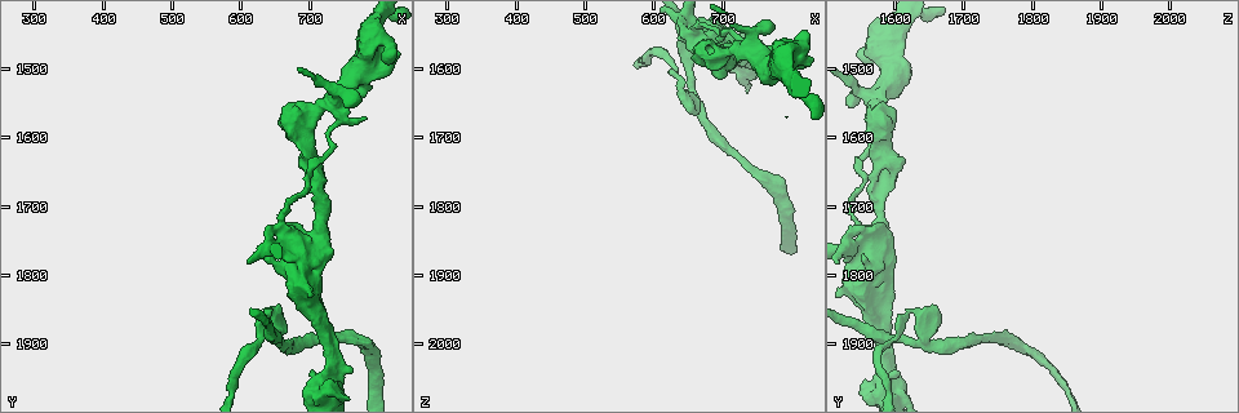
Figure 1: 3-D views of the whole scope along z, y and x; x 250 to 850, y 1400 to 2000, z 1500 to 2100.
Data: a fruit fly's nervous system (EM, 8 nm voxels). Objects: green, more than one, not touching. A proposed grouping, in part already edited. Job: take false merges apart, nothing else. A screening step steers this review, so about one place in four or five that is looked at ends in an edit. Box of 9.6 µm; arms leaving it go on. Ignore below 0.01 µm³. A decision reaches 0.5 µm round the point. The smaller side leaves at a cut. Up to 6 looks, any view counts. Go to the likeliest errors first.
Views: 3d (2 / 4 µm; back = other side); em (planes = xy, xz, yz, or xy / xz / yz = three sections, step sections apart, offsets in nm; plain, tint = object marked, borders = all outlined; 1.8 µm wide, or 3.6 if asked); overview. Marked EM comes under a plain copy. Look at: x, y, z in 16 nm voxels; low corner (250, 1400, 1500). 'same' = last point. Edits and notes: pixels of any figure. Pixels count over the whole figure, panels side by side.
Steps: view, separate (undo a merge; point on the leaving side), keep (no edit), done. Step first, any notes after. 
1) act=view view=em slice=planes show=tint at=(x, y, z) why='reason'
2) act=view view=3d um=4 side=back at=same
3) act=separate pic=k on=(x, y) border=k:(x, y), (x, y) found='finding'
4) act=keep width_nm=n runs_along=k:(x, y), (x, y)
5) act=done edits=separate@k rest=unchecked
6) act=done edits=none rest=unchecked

act=view view=em slice=planes show=tint at=(655, 1900, 1635) why='narrows sharply'

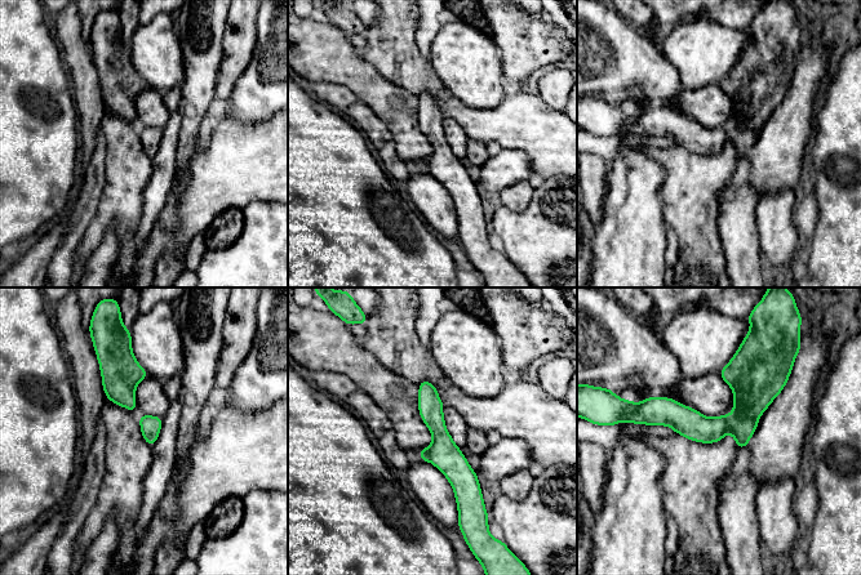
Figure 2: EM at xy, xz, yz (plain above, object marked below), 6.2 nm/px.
act=separate pic=2 on=(757, 380) border=2:(731, 414), (757, 420) found='a second neuron is stuck on'

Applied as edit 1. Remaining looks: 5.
act=view view=3d um=2 at=(775, 1515, 1600) why='sharp bend'

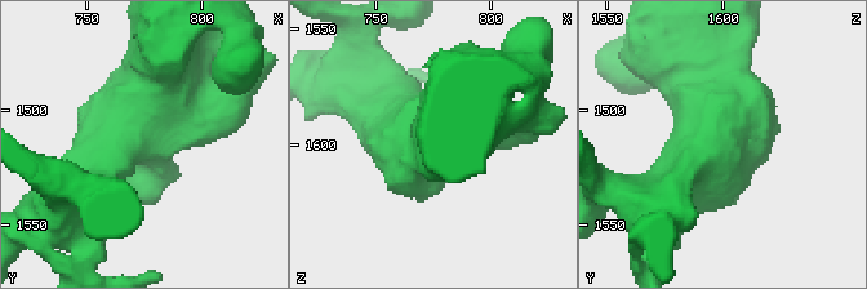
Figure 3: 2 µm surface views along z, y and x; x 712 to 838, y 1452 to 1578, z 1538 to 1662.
act=view view=em um=3.6 slice=planes show=tint at=(777, 1519, 1601) arms=3 arm_widths_nm=300,340,480

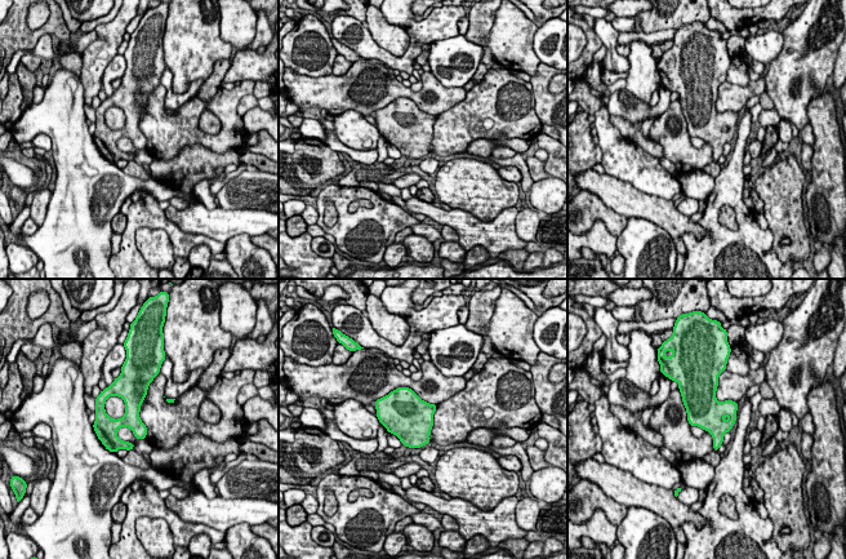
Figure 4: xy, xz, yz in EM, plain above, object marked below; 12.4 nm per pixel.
act=keep width_nm=200 runs_along=4:(133, 386), (112, 448) found='one neuron here'

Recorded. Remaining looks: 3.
act=done edits=separate@2 rest=unchecked

